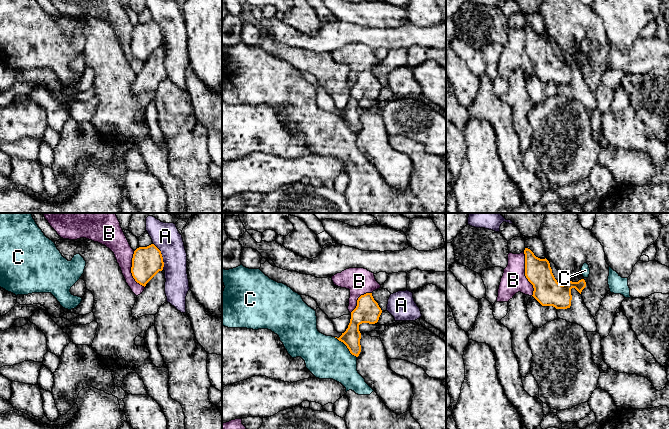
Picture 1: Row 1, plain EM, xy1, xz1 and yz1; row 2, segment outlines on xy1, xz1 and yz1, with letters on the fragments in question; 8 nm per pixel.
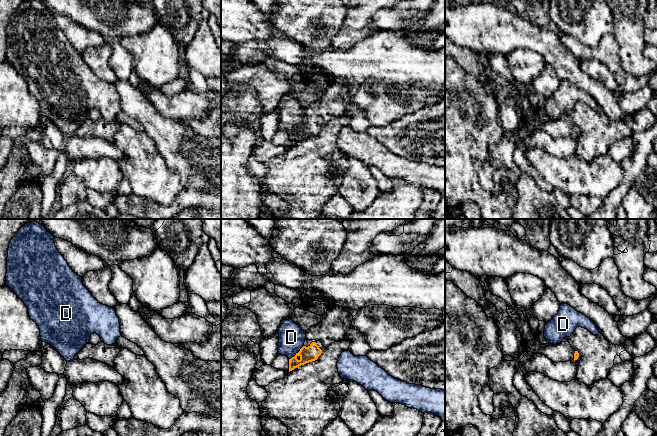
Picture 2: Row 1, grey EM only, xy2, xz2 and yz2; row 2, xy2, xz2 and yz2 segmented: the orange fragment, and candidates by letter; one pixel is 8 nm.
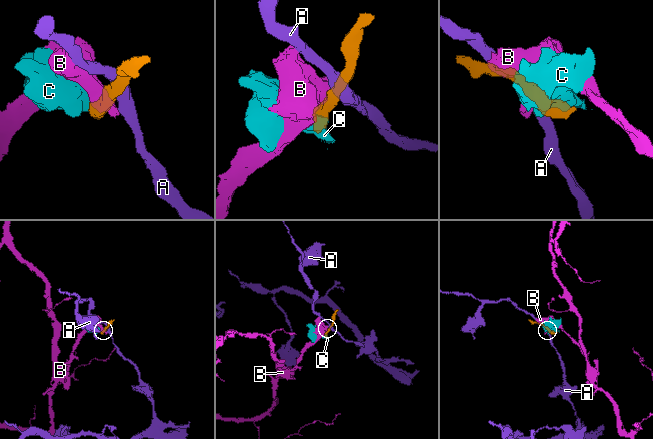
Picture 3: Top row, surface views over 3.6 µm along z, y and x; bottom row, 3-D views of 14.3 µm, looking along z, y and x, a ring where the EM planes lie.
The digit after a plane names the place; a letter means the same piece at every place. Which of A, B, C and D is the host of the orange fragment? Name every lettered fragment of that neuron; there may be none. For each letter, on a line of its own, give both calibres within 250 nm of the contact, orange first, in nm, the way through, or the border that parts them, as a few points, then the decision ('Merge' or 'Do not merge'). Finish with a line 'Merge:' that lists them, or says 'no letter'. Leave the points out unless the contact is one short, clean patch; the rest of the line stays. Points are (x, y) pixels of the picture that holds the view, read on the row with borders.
A: Thickness 240 nm (orange) against 220 nm. Do not merge
B: Thickness 220 nm (orange) against 190 nm. Boundary: yz1 (523, 252), (524, 275), (532, 285), (532, 295). Do not merge
C: Thickness 150 nm (orange) against 340 nm. Boundary: xz1 (334, 337), (340, 340), (356, 357). Do not merge
D: Thickness 130 nm (orange) against 200 nm. Boundary: xz2 (303, 346), (289, 359). Do not merge
Merge: no letter

